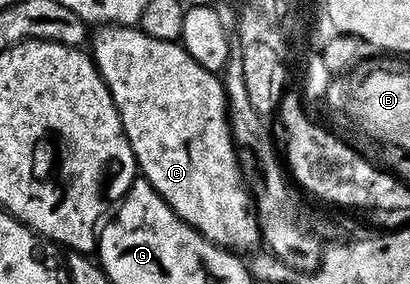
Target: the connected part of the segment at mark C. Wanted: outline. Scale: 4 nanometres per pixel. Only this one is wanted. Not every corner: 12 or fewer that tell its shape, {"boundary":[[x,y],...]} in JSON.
{"boundary":[[97,27],[139,175],[251,253],[223,79],[175,40]]}

